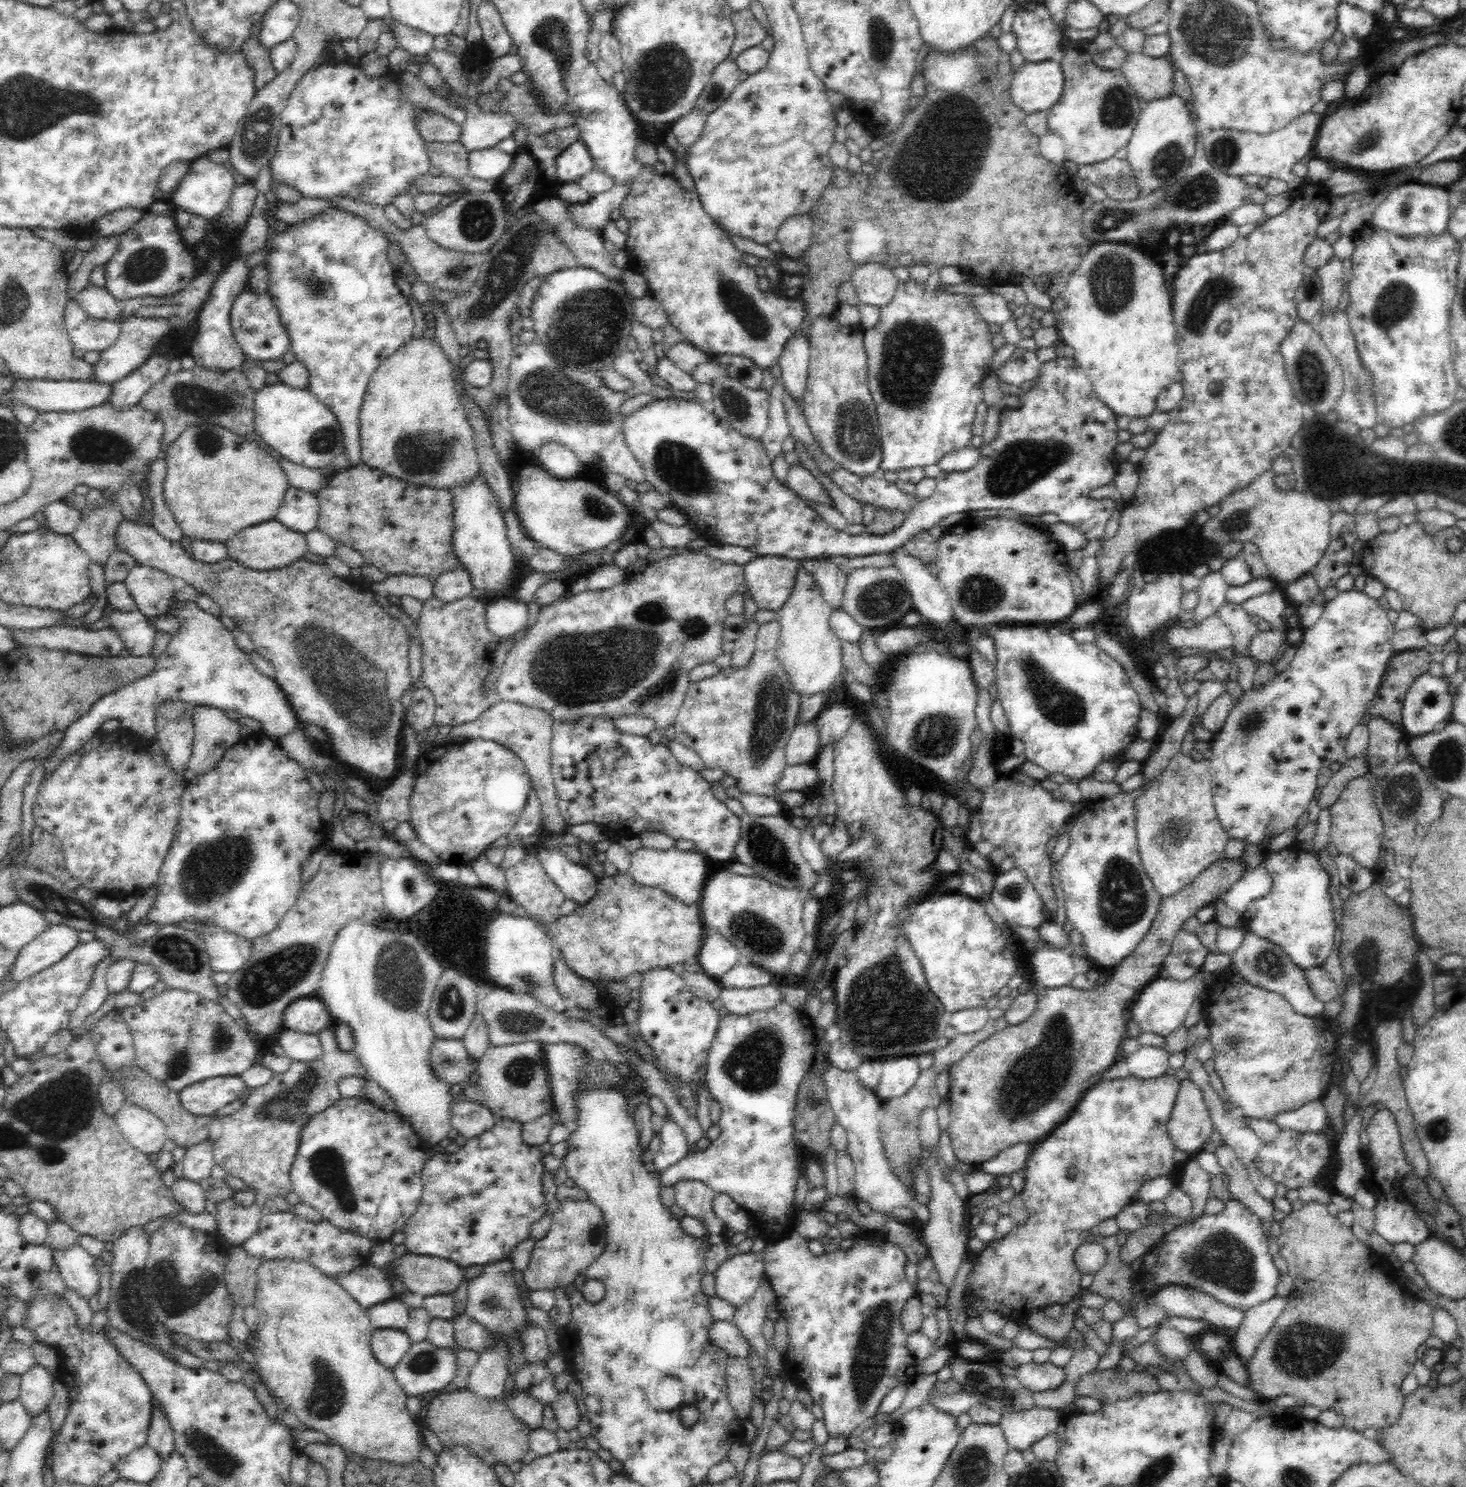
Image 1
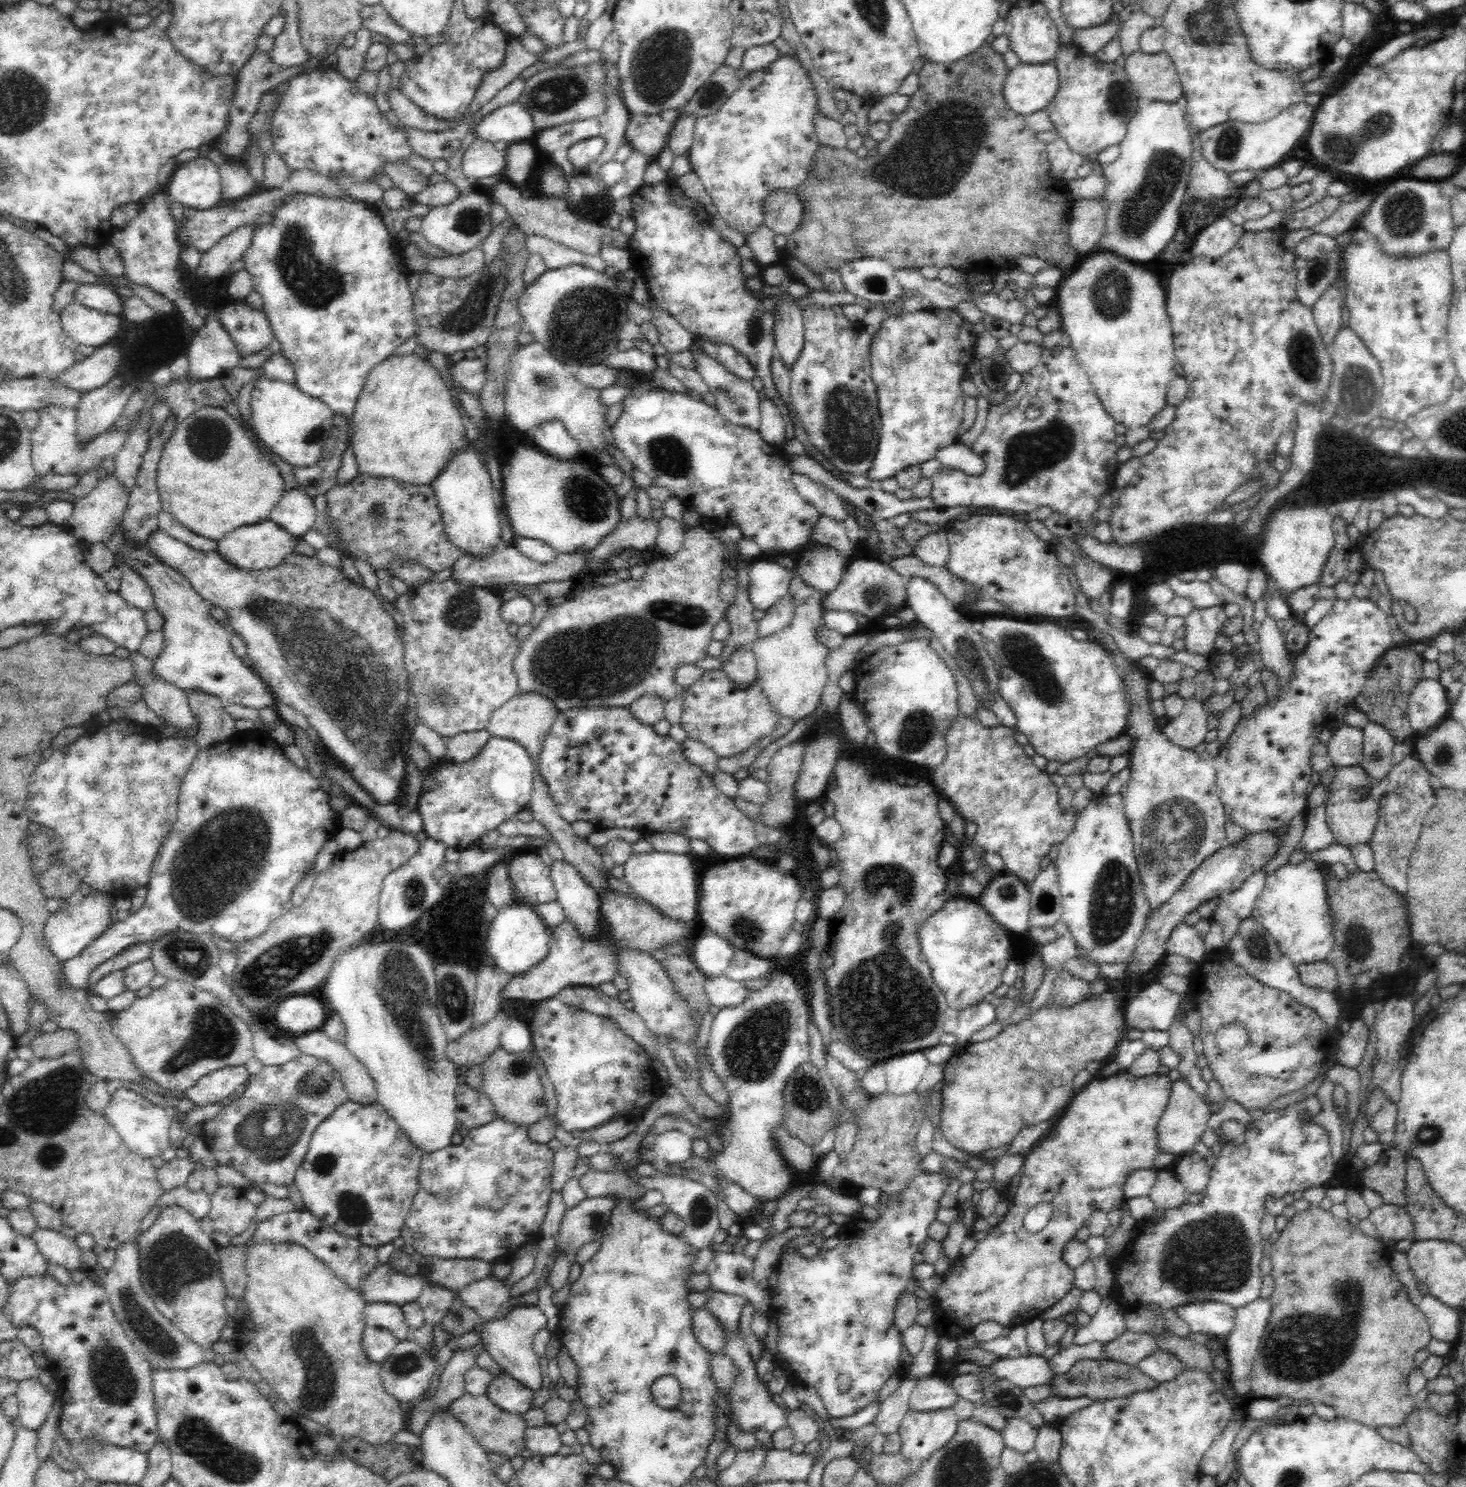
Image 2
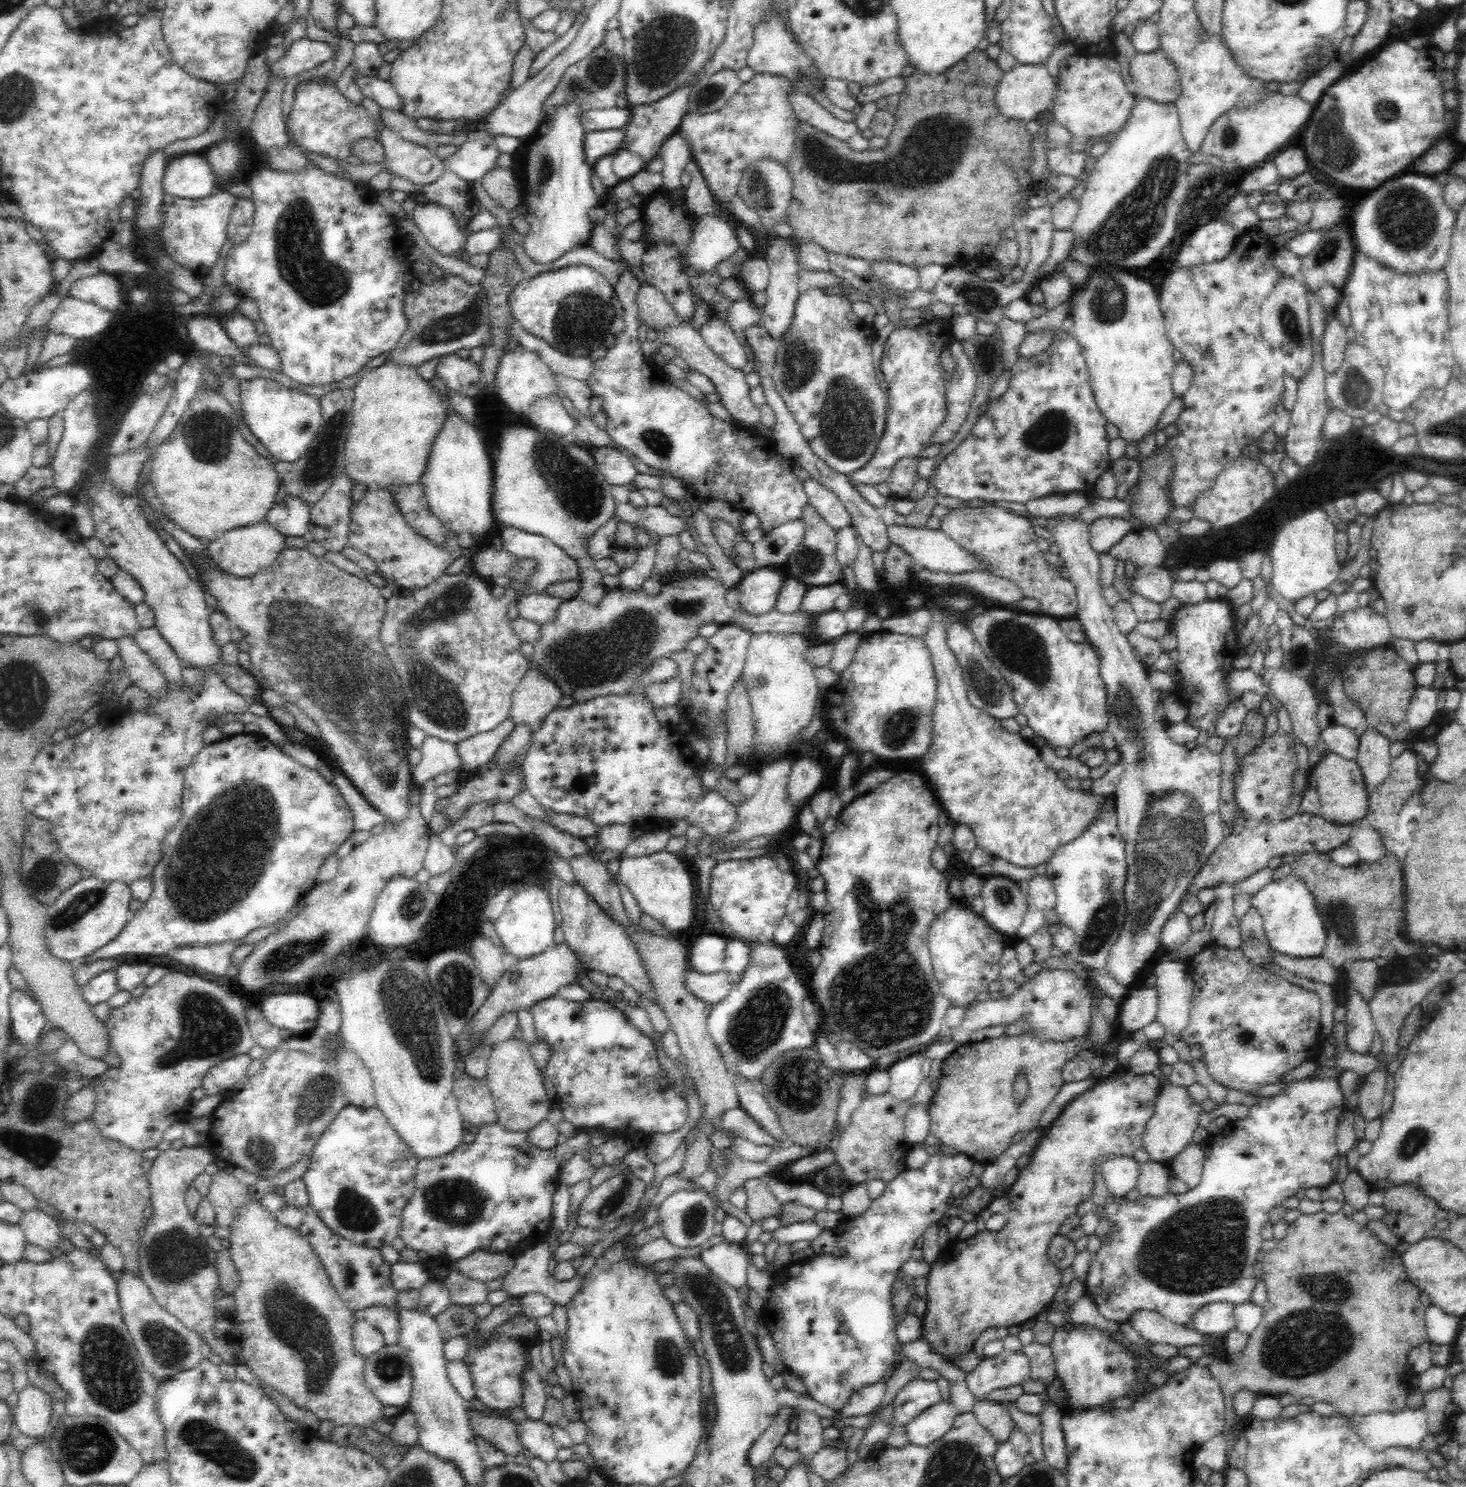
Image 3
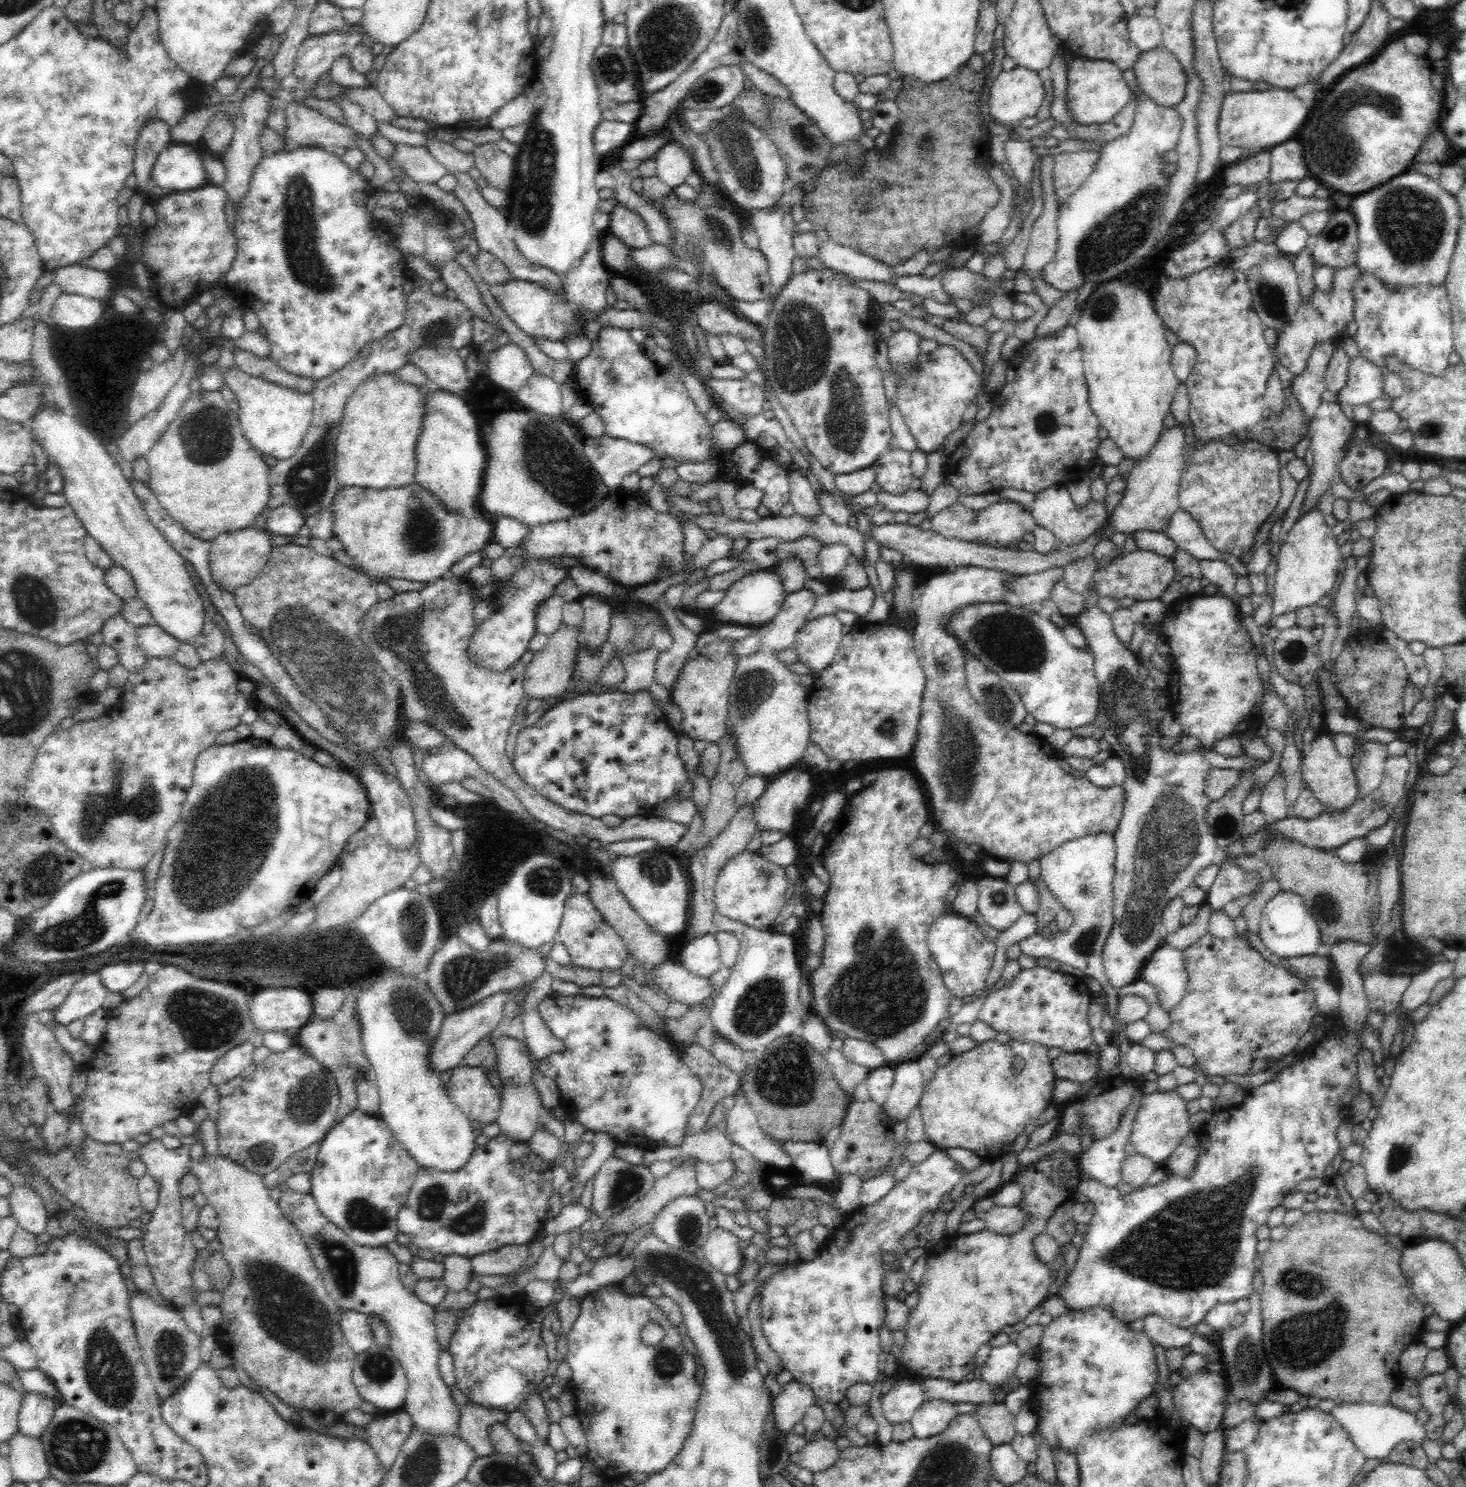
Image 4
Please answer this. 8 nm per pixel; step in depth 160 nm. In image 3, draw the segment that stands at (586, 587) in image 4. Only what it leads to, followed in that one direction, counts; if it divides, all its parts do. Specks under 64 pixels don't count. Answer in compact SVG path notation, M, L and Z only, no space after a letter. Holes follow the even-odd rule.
M503 523L499 527L500 530L498 535L502 539L502 548L512 552L512 554L516 556L531 558L535 560L537 564L532 576L528 578L527 589L525 591L516 591L516 596L512 598L507 612L509 618L518 618L519 616L517 604L515 602L520 595L542 593L545 588L551 584L566 580L574 580L579 577L579 566L576 564L576 561L570 558L560 546L554 544L549 538L540 534L530 534L518 528L504 525Z

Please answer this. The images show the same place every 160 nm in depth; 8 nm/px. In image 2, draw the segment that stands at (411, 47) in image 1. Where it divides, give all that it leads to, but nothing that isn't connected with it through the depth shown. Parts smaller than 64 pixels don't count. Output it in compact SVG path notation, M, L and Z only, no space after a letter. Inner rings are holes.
M381 4L363 5L360 15L362 15L362 24L366 29L376 32L376 34L382 34L382 36L390 38L392 42L408 45L410 38L415 38L410 35L410 32L398 26Z

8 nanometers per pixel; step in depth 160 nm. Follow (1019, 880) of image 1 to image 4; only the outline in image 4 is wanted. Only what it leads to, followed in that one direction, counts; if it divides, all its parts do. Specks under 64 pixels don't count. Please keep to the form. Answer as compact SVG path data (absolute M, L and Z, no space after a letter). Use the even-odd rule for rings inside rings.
M983 877L977 881L977 887L977 910L988 926L1002 932L1026 914L1016 898L1015 887L1003 877Z

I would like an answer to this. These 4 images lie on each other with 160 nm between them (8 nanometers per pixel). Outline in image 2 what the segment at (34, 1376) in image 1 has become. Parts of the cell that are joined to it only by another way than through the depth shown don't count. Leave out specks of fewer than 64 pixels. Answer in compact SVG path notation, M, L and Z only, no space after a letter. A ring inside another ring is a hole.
M36 1378L19 1382L14 1399L19 1406L17 1424L30 1430L38 1430L52 1408L53 1394Z

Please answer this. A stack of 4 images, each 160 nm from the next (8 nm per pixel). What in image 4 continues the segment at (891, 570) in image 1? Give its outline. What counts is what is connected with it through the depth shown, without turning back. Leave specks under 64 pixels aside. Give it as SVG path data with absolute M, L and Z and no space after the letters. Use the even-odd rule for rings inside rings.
M804 588L787 594L782 608L772 620L759 626L757 632L751 636L733 642L733 656L739 659L756 654L760 650L780 652L792 647L799 628L814 608L814 600L816 594L810 589Z

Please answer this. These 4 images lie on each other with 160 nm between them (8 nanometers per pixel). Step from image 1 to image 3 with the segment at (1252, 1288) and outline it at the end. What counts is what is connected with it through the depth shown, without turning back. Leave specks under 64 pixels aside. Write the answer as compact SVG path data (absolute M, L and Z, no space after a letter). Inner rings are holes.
M1311 1076L1294 1080L1281 1093L1271 1097L1260 1099L1257 1104L1250 1106L1250 1113L1244 1120L1229 1120L1228 1124L1216 1137L1208 1139L1208 1145L1211 1152L1207 1159L1204 1159L1203 1176L1200 1183L1195 1188L1189 1189L1185 1193L1164 1194L1164 1196L1142 1196L1135 1201L1130 1201L1122 1196L1110 1194L1107 1198L1105 1208L1101 1209L1101 1215L1113 1224L1113 1229L1108 1238L1101 1240L1100 1251L1090 1258L1090 1268L1084 1280L1084 1295L1090 1297L1094 1306L1099 1310L1099 1314L1108 1320L1124 1323L1132 1316L1135 1310L1146 1309L1159 1312L1164 1318L1172 1322L1184 1325L1192 1320L1194 1313L1205 1304L1211 1302L1232 1302L1232 1304L1244 1304L1251 1300L1251 1296L1256 1284L1256 1275L1254 1275L1254 1264L1258 1262L1258 1253L1261 1250L1263 1239L1261 1230L1264 1223L1269 1221L1269 1212L1276 1205L1281 1205L1284 1200L1294 1196L1298 1190L1313 1187L1324 1188L1334 1182L1336 1174L1332 1170L1330 1161L1337 1153L1337 1128L1340 1124L1342 1114L1348 1110L1344 1105L1343 1094L1340 1090L1338 1077L1336 1078L1318 1078L1311 1079Z

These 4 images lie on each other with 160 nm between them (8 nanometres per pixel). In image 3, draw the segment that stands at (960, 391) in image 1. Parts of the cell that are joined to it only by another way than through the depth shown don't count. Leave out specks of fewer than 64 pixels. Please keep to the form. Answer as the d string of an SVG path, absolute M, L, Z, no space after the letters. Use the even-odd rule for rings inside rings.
M938 318L926 320L911 329L894 329L890 333L880 364L887 388L886 428L872 458L849 475L852 481L874 486L885 482L898 460L908 456L920 457L920 450L932 444L933 435L936 435L948 412L946 379L940 354L952 340L951 326Z

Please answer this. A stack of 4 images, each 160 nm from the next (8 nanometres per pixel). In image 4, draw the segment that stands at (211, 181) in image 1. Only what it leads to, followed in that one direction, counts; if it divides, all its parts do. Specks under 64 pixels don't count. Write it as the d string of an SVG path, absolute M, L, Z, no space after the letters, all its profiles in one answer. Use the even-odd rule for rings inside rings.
M170 143L157 157L151 183L176 193L197 190L209 181L201 156L194 148L188 144Z

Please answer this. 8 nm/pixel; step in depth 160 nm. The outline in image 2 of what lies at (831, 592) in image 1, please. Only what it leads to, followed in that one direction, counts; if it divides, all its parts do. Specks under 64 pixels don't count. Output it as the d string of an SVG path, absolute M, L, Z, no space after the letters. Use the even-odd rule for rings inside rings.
M824 541L812 542L794 556L796 571L804 582L824 594L832 592L844 576L846 564L840 553Z

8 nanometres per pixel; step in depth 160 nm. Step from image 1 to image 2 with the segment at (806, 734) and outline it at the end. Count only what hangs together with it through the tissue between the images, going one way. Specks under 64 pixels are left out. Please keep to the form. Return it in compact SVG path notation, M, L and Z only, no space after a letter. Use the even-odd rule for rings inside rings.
M803 738L782 746L773 754L766 770L769 773L768 800L760 804L760 819L768 828L784 828L796 816L799 803L795 798L795 782L802 769L804 750L807 743Z

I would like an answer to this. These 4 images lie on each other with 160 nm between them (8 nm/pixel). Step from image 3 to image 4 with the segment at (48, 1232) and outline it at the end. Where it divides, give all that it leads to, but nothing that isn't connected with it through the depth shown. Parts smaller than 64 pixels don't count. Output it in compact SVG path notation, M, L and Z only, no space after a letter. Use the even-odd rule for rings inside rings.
M13 1186L8 1196L11 1215L16 1219L20 1228L30 1234L39 1235L46 1231L48 1213L43 1199L32 1190L24 1186Z

